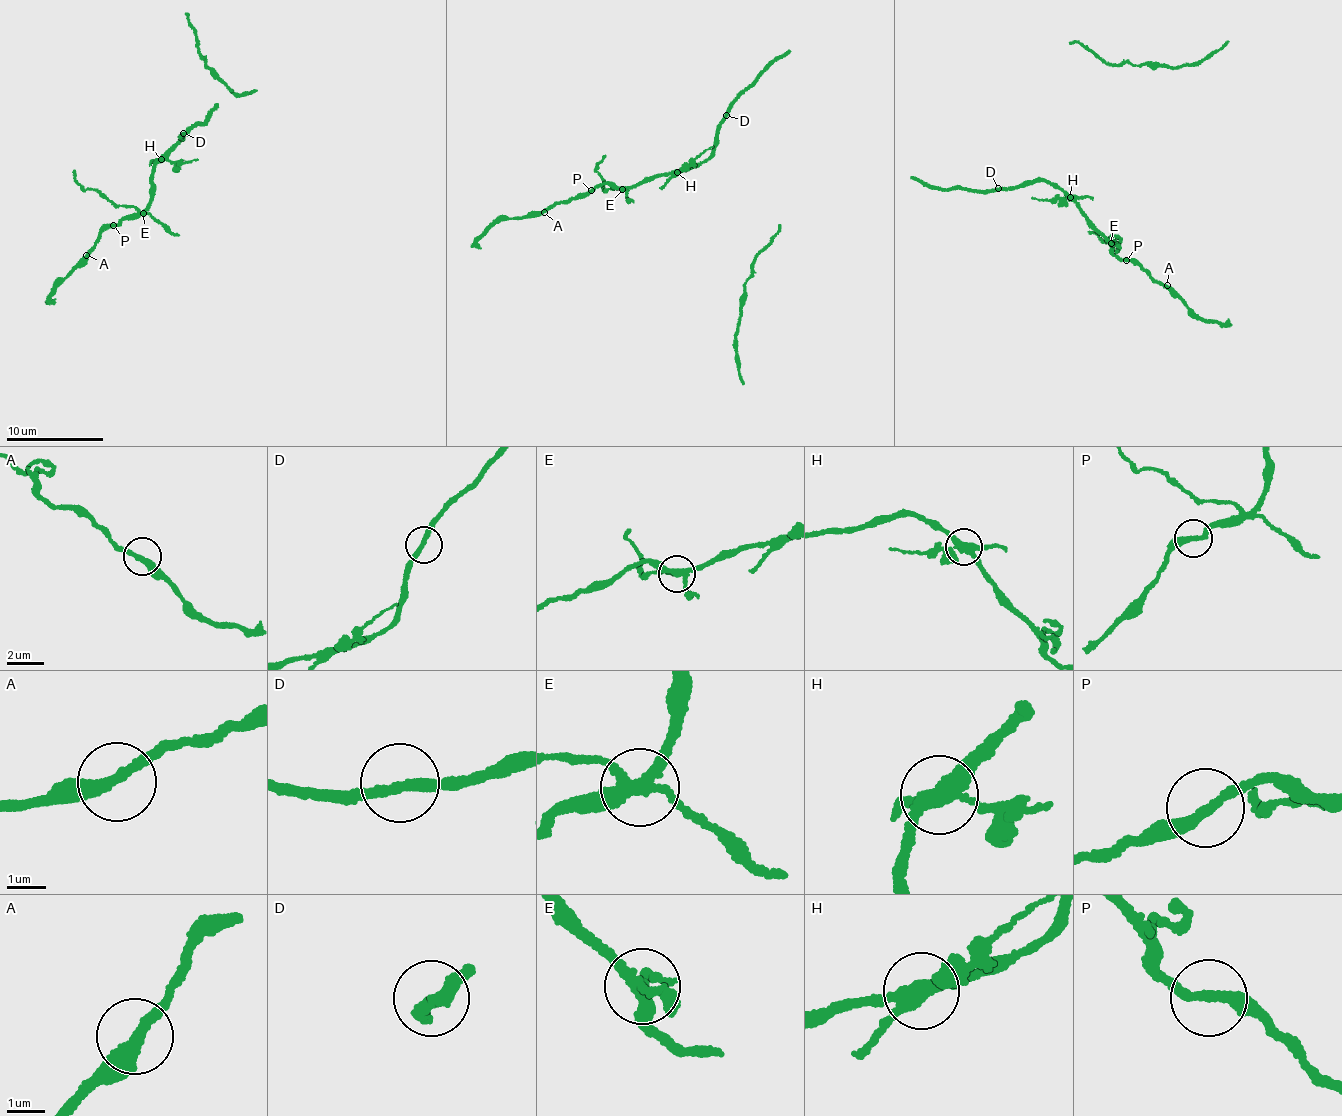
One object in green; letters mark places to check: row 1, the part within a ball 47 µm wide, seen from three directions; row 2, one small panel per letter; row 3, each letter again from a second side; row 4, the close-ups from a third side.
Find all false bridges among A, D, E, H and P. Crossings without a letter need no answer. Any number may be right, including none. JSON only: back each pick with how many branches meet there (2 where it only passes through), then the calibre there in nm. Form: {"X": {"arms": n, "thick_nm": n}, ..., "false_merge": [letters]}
{"D": {"arms": 2, "thick_nm": 240}, "E": {"arms": 4, "thick_nm": 280}, "H": {"arms": 4, "thick_nm": 340}, "false_merge": ["D", "E", "H"]}

